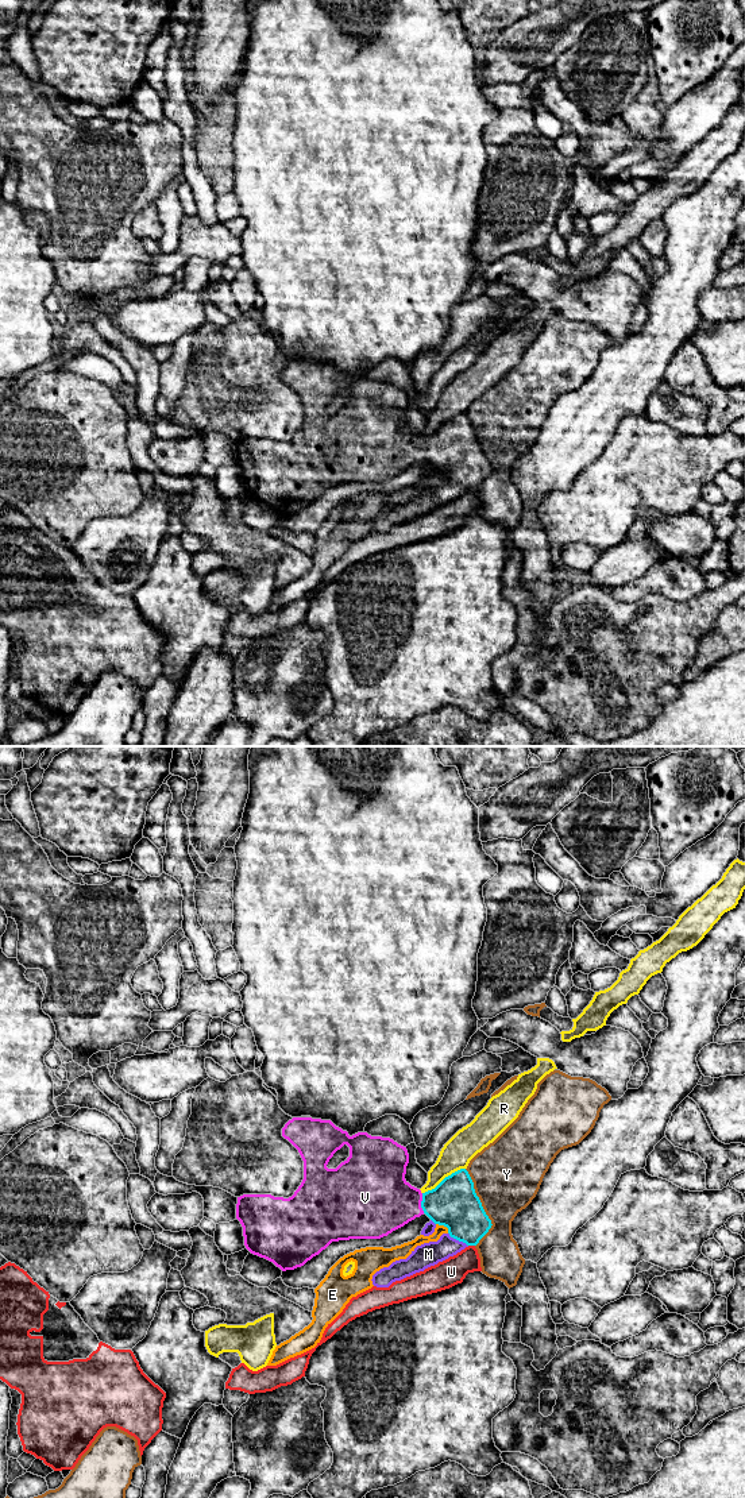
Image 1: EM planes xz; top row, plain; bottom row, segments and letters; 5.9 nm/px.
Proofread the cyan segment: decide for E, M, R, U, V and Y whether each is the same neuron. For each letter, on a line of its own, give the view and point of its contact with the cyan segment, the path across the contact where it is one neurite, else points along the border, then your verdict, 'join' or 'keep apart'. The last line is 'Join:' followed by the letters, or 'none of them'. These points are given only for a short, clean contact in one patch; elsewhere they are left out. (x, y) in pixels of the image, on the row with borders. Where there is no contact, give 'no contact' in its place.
E: contact xz (444, 1226); keep apart
M: contact xz (458, 1239); keep apart
R: contact xz (444, 1178); border xz (464, 1168), (446, 1176), (433, 1188), (423, 1193); keep apart
U: contact xz (471, 1244); keep apart
V: contact xz (421, 1203); way xz (454, 1203), (421, 1203), (379, 1200); join
Y: contact xz (482, 1208); keep apart
Join: V

